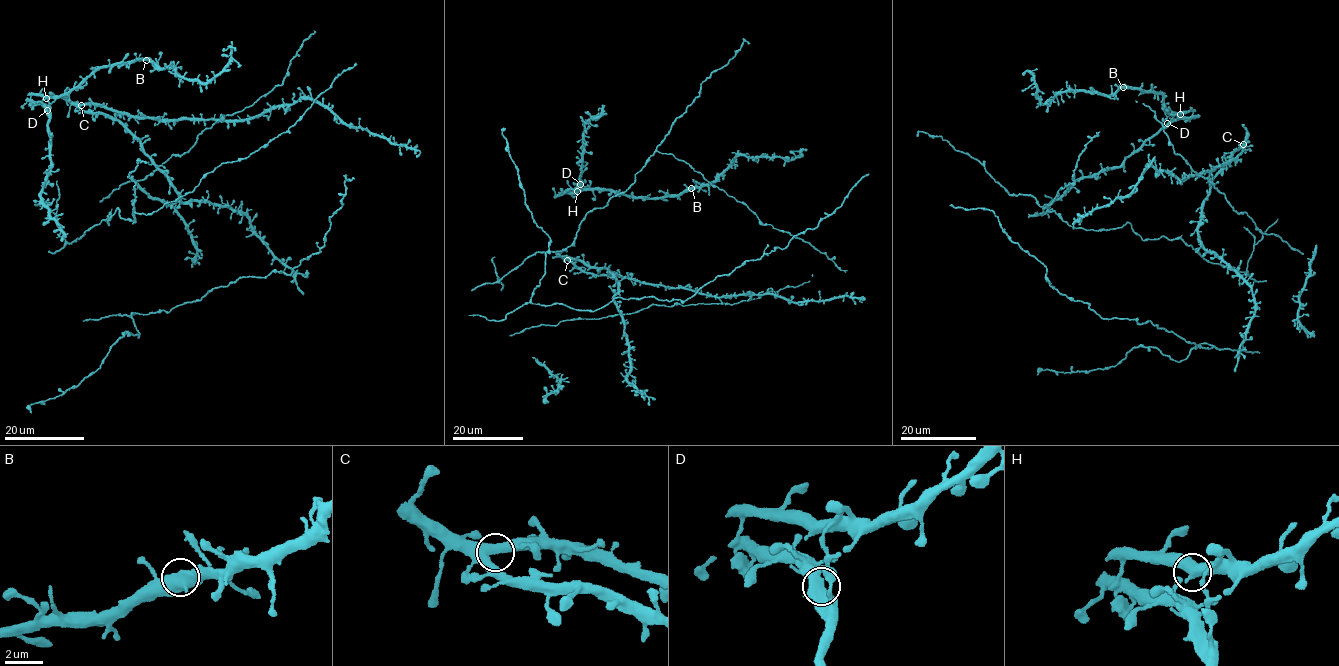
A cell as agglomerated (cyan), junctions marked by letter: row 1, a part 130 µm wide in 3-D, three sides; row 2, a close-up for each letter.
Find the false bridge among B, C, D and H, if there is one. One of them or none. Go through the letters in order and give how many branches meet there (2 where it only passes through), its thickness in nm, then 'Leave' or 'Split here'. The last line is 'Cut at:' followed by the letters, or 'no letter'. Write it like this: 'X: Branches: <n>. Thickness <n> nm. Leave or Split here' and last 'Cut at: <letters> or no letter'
B: Branches: 2. Thickness 600 nm. Leave
C: Branches: 3. Thickness 440 nm. Leave
D: Branches: 3. Thickness 440 nm. Leave
H: Branches: 2. Thickness 500 nm. Leave
Cut at: no letter

